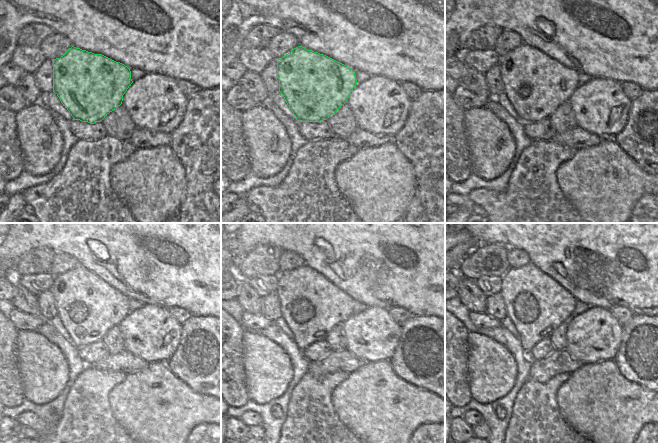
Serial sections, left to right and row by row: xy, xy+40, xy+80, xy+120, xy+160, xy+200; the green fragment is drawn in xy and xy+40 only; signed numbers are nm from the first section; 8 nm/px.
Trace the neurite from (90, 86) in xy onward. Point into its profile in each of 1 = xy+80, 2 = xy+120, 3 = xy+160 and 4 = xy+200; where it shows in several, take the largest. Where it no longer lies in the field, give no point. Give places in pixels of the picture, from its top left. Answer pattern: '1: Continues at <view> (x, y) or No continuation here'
1: Continues at xy+80 (536, 85)
2: Continues at xy+120 (88, 307)
3: Continues at xy+160 (311, 305)
4: Continues at xy+200 (536, 304)

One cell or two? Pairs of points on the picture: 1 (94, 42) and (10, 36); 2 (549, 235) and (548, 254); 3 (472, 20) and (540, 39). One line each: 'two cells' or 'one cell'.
1: one cell
2: one cell
3: one cell

